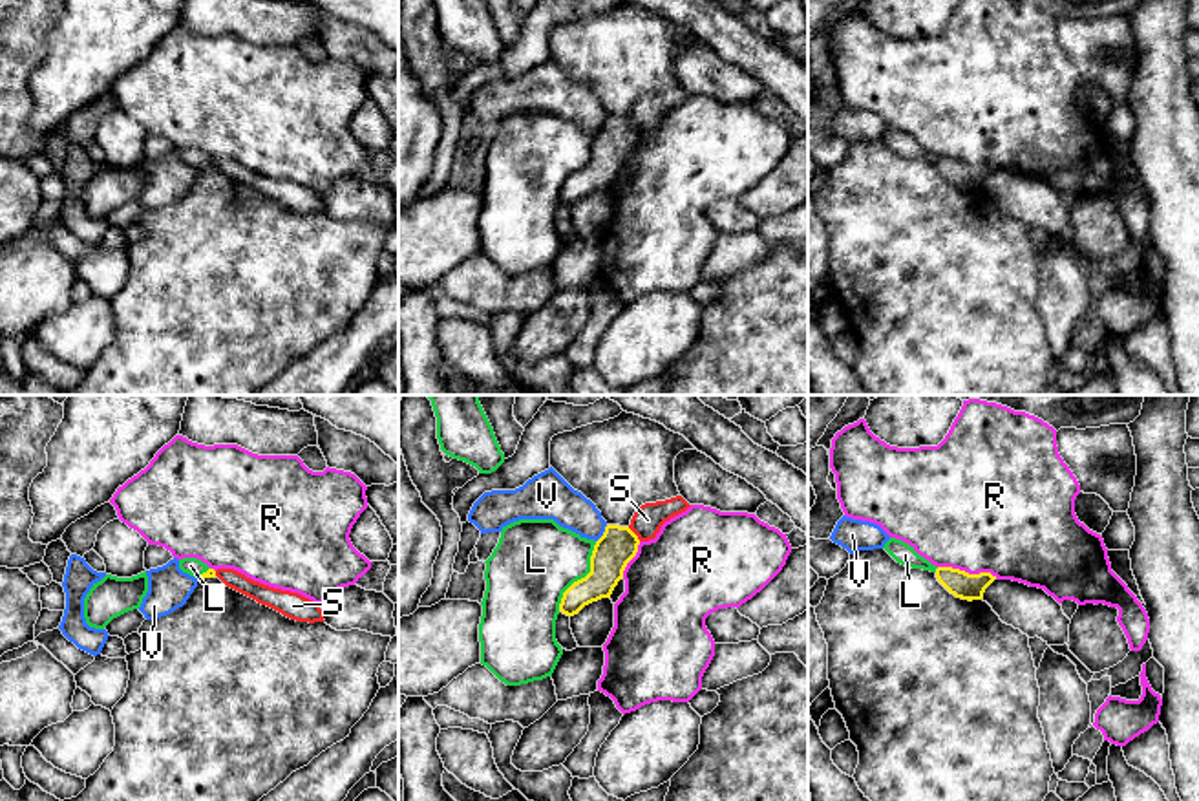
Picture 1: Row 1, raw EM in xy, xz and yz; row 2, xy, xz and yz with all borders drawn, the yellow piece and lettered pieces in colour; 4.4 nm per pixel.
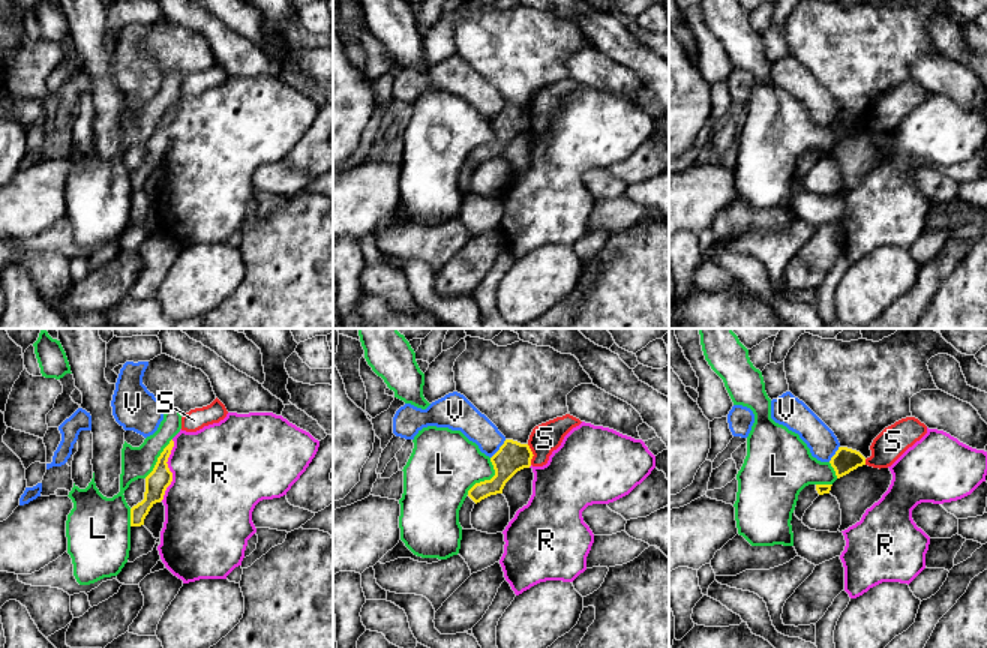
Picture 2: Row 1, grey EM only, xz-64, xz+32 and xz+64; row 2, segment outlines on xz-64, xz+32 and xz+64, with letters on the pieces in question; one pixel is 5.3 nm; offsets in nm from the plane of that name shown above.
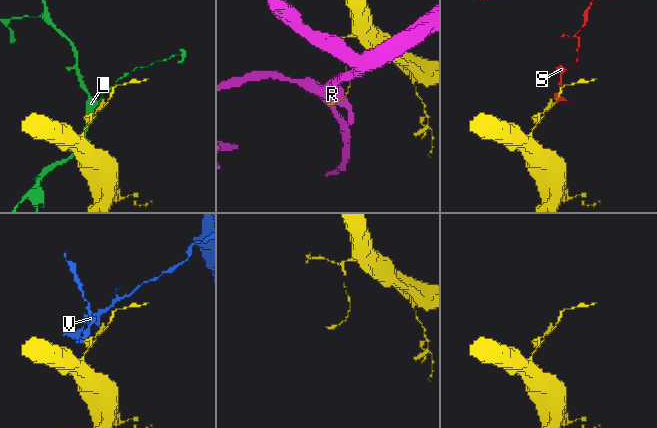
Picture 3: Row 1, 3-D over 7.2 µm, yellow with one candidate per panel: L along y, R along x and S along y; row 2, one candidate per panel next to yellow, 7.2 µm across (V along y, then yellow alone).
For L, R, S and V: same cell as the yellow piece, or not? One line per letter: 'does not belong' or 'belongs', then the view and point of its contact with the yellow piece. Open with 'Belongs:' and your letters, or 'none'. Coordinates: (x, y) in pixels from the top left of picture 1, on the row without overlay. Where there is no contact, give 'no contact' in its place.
Belongs: none
L: does not belong; meets yellow in xz at (582, 169)
R: does not belong; meets yellow in yz at (967, 163)
S: does not belong; meets yellow in xz at (635, 125)
V: does not belong; meets yellow in xz at (604, 125)

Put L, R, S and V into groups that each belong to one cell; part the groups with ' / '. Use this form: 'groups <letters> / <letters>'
groups L / R / S / V

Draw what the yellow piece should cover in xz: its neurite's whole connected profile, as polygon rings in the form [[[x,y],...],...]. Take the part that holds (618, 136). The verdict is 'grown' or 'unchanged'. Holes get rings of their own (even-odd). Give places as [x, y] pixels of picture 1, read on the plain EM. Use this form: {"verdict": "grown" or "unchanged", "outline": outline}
{"verdict": "unchanged", "outline": [[[607,115],[594,135],[590,163],[563,183],[559,201],[574,207],[589,194],[610,188],[627,154],[636,146],[638,135],[640,130],[629,117]]]}

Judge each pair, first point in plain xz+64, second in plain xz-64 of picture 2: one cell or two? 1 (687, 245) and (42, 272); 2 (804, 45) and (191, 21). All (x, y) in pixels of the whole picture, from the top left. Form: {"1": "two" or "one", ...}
{"1": "two", "2": "two"}

